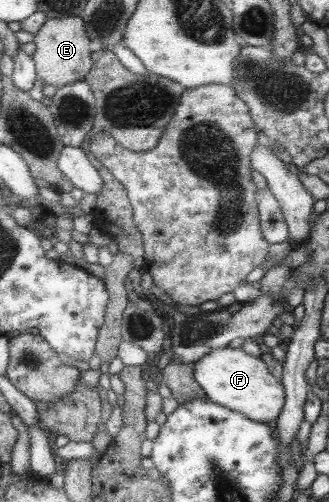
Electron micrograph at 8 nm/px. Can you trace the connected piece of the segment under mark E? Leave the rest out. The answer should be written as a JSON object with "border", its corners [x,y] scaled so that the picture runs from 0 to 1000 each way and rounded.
{"border":[[[243,32],[191,38],[146,38],[100,74],[106,100],[97,106],[109,153],[134,169],[195,171],[225,161],[246,161],[277,137],[271,78]]]}

